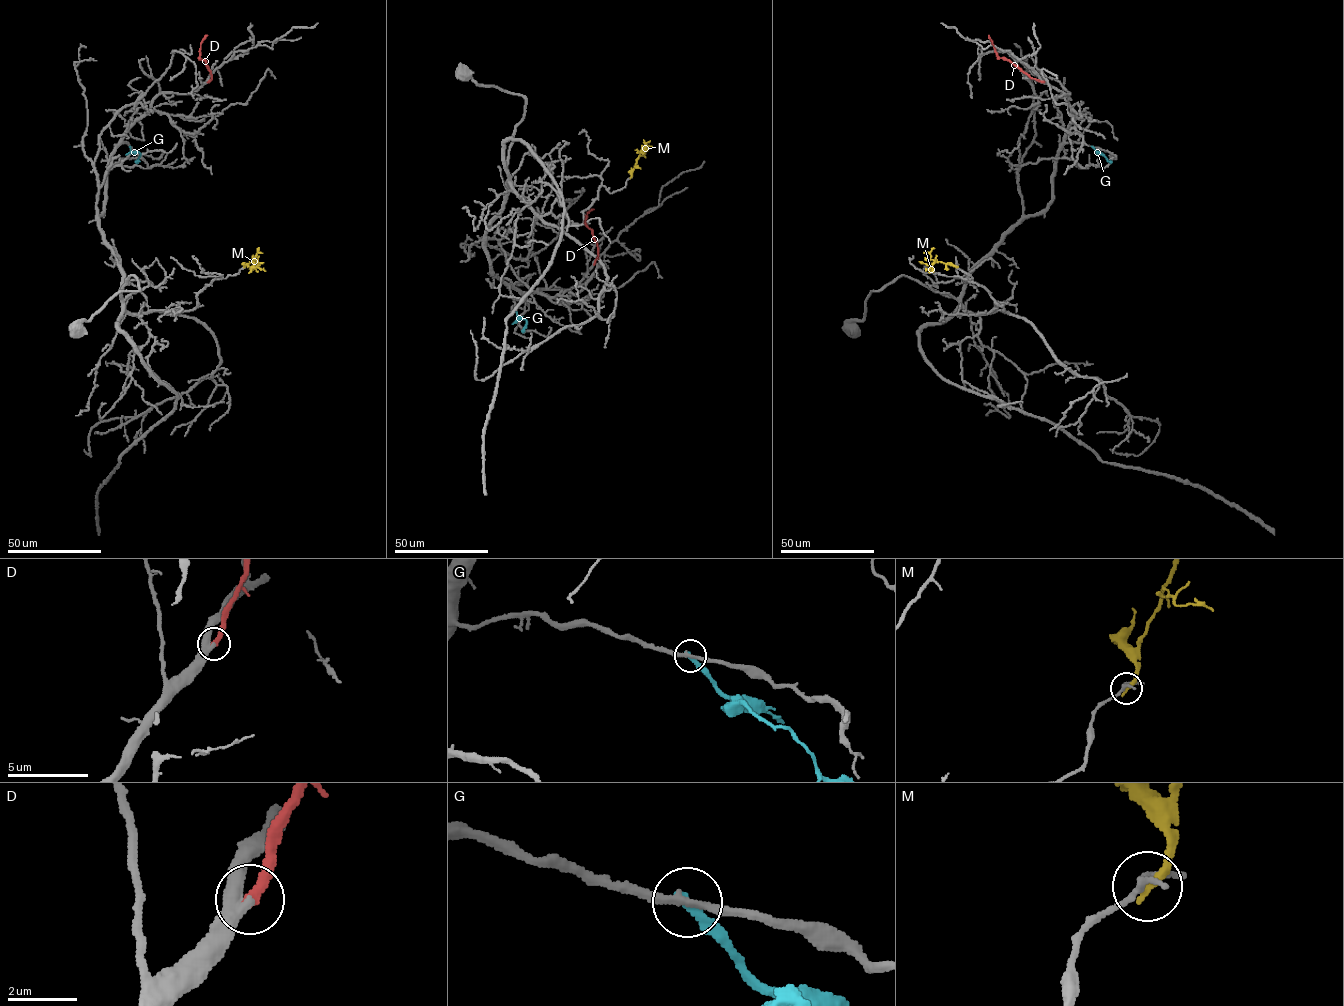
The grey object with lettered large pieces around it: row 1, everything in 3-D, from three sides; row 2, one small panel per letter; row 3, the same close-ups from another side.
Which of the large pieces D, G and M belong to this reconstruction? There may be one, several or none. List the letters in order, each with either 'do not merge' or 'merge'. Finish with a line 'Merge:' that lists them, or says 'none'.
D: merge
G: do not merge
M: do not merge
Merge: D

